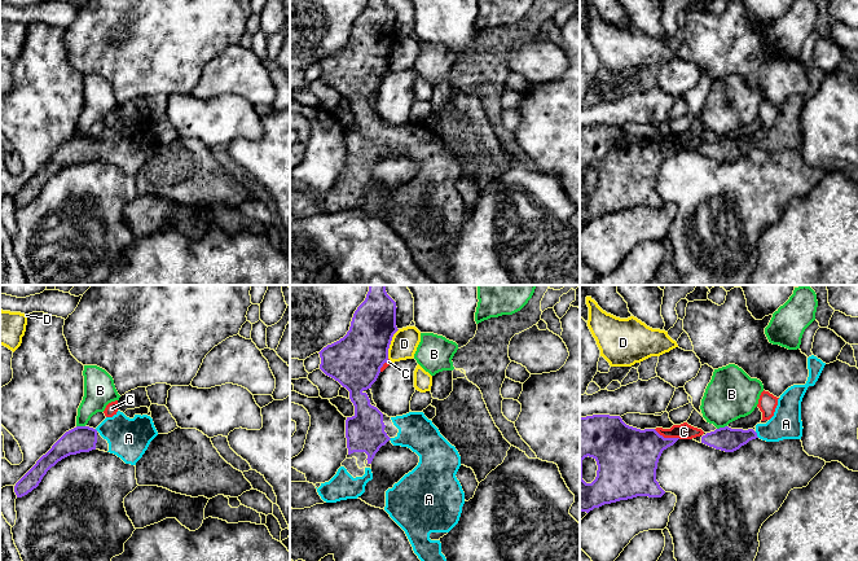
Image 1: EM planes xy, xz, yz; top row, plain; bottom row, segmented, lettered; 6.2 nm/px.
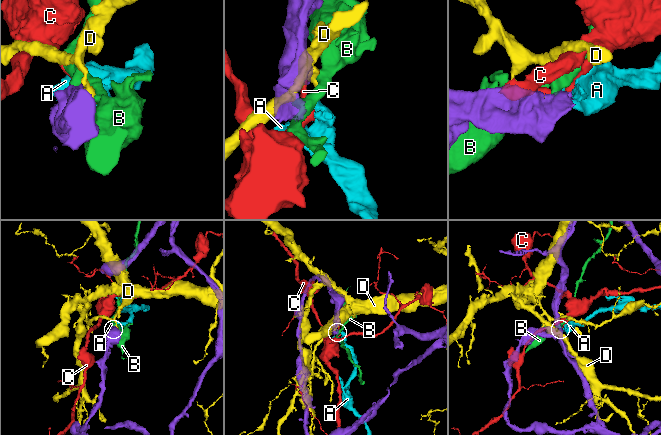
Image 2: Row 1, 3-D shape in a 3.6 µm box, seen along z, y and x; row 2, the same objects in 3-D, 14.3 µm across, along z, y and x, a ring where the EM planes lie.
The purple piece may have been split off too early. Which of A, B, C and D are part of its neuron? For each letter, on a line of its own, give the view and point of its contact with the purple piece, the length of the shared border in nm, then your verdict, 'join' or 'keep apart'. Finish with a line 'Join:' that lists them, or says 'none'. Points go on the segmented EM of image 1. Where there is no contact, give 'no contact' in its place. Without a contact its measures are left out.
A: contact yz (756, 434); length 50 nm; join
B: contact yz (721, 428); length 70 nm; keep apart
C: contact yz (667, 438); length 180 nm; keep apart
D: contact xz (390, 343); length 200 nm; keep apart
Join: A

